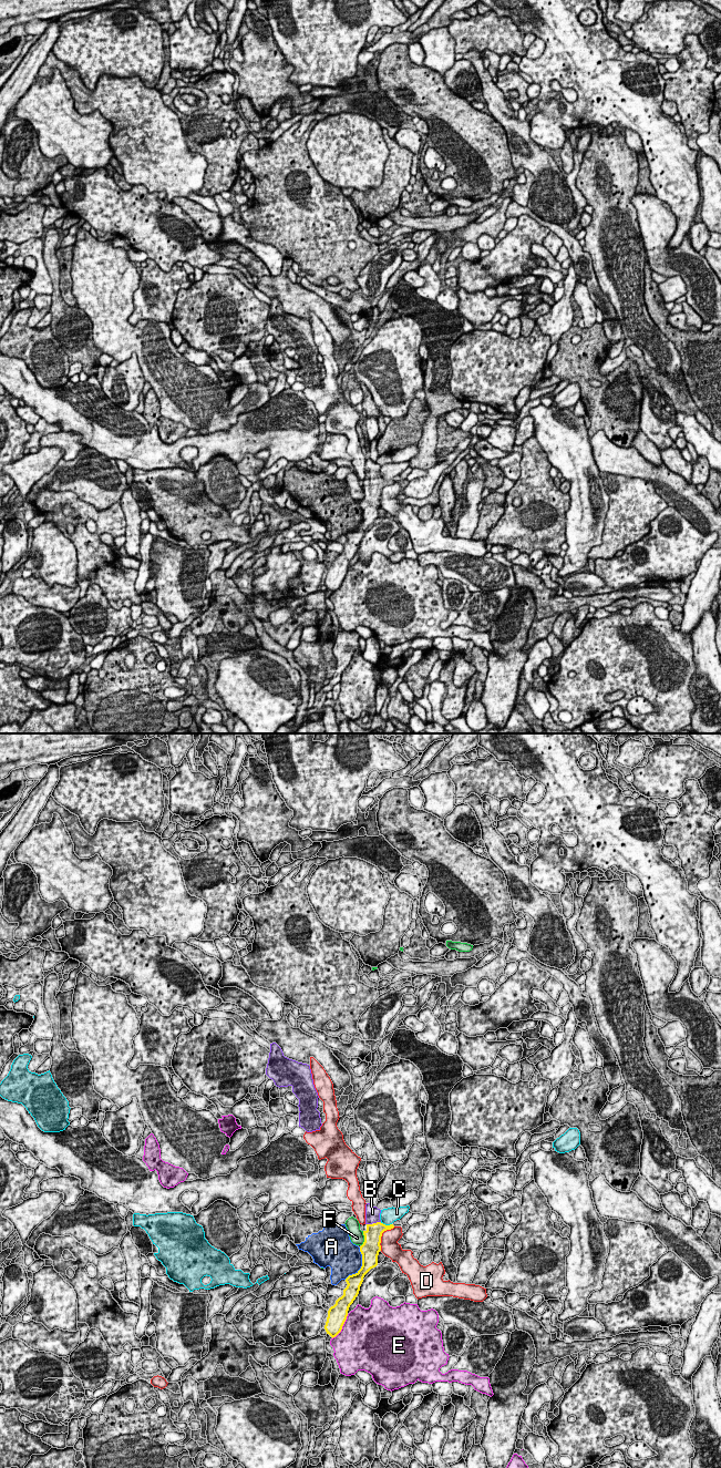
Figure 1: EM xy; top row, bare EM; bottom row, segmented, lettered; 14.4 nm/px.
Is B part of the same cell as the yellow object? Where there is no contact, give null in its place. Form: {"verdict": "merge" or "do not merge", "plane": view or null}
{"verdict": "merge", "plane": "xy"}

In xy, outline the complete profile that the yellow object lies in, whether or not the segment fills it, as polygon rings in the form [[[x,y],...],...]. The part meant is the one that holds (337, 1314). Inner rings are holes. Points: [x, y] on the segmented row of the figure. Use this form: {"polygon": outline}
{"polygon": [[[371,1203],[365,1204],[367,1230],[363,1231],[364,1242],[360,1246],[362,1266],[356,1274],[349,1275],[346,1279],[348,1285],[343,1290],[343,1295],[328,1311],[325,1330],[332,1338],[341,1332],[349,1307],[359,1294],[364,1275],[378,1265],[382,1233],[394,1228],[393,1224],[383,1224],[380,1220],[380,1213],[381,1210],[377,1207],[373,1207]]]}

